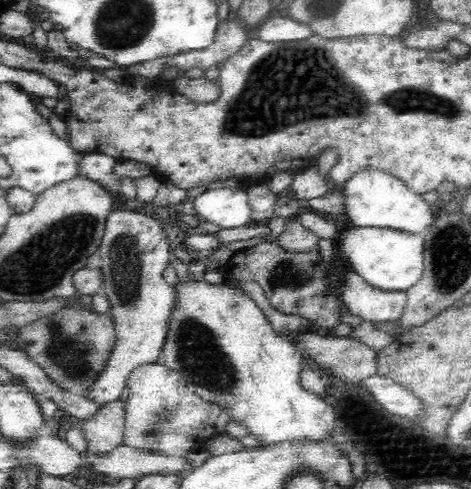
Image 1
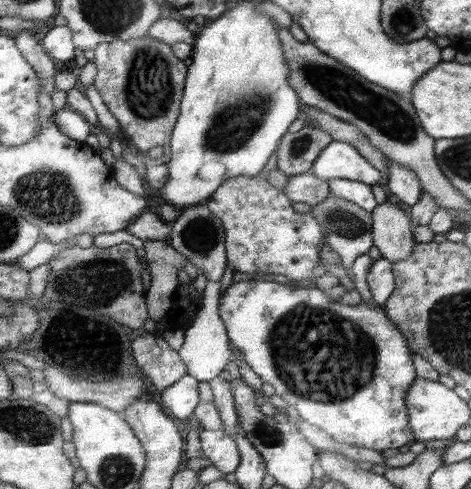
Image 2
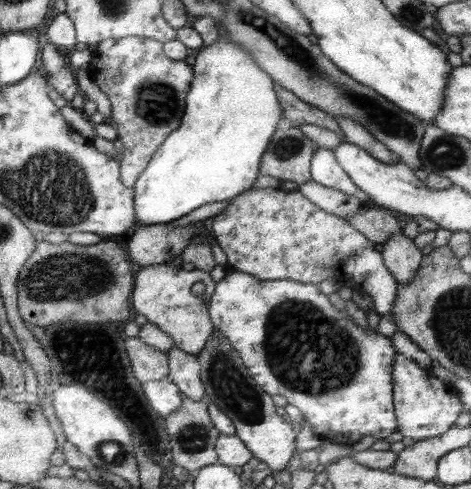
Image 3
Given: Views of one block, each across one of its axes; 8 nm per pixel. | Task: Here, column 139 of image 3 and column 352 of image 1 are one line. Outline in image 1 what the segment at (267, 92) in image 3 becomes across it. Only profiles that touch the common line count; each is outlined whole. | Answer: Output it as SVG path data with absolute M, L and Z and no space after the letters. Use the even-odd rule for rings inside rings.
M358 170L350 182L340 188L346 196L346 220L356 228L376 228L376 230L400 230L404 234L426 234L434 222L432 208L422 200L422 196L408 190L408 184L386 174L382 170Z

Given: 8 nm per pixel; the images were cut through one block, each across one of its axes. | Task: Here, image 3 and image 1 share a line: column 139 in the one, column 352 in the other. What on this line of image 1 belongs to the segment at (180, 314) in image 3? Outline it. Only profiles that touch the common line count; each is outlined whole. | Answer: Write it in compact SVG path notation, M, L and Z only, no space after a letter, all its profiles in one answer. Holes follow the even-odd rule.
M346 270L346 276L342 278L342 308L350 314L356 316L362 322L368 324L394 324L396 320L400 320L402 312L408 306L408 292L386 292L386 290L376 290L374 286L370 286L360 274L356 274L356 270Z

